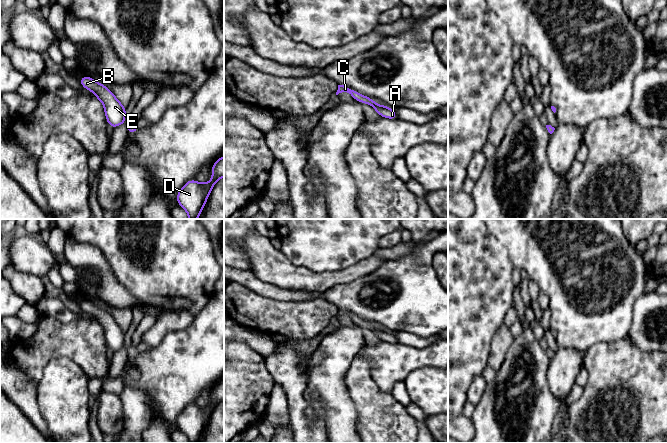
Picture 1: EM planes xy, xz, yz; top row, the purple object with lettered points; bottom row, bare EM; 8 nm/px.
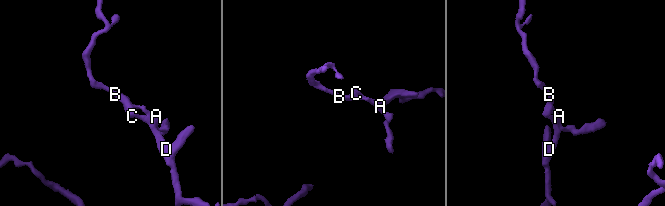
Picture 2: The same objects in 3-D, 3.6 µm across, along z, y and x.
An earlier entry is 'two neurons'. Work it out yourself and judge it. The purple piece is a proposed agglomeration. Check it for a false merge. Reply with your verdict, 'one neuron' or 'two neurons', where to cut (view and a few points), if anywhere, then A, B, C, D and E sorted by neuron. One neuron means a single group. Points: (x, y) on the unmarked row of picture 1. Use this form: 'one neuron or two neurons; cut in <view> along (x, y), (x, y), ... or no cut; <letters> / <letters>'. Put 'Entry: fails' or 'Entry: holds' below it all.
one neuron; no cut; A B C D E
Entry: fails

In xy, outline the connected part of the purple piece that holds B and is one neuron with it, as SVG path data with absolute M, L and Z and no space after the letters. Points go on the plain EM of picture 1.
M84 300L79 303L82 311L92 315L104 329L104 335L109 350L118 351L125 346L126 333L115 321L115 319L104 309L96 304Z

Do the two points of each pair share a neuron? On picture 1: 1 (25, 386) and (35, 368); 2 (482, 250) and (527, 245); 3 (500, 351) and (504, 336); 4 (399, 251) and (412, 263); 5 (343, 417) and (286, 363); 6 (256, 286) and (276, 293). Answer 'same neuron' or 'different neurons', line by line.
1: different neurons
2: different neurons
3: same neuron
4: different neurons
5: different neurons
6: same neuron

